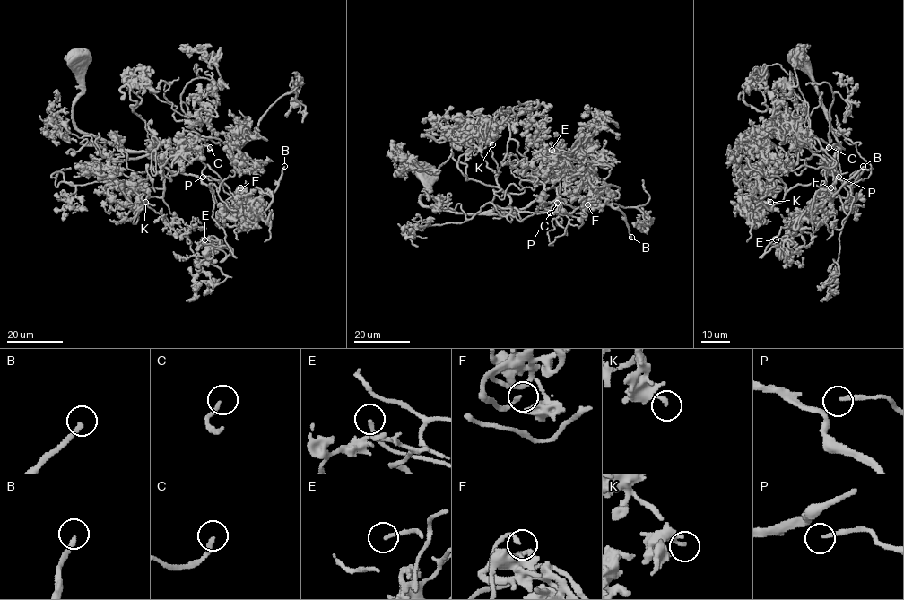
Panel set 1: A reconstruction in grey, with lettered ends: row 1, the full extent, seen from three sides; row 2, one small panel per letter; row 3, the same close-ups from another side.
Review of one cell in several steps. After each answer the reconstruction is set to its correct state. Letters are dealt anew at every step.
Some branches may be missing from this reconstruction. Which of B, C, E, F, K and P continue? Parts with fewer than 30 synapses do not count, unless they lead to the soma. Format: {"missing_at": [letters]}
{"missing_at": []}

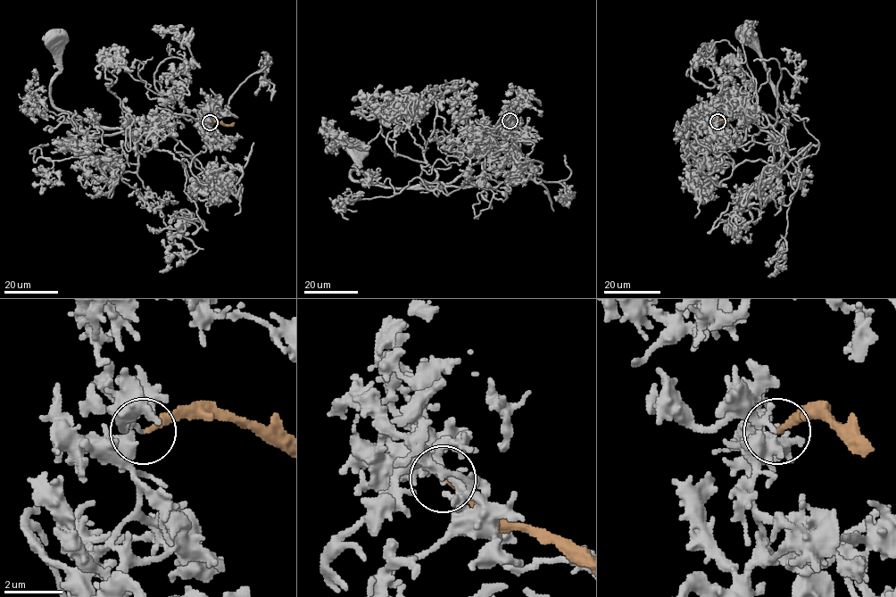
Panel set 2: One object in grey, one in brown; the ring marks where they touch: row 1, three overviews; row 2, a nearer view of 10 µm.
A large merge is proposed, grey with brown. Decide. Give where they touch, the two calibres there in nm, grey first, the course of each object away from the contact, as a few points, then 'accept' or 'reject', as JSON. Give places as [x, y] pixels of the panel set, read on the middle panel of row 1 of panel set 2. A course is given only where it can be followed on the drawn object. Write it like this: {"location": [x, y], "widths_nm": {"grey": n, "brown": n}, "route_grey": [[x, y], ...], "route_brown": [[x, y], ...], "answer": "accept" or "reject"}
{"location": [510, 120], "widths_nm": {"grey": 130, "brown": 180}, "route_grey": [[510, 121], [501, 126], [509, 131], [505, 116], [490, 136], [485, 177], [473, 185], [355, 181], [355, 150]], "route_brown": [[510, 121], [525, 129], [534, 126]], "answer": "reject"}

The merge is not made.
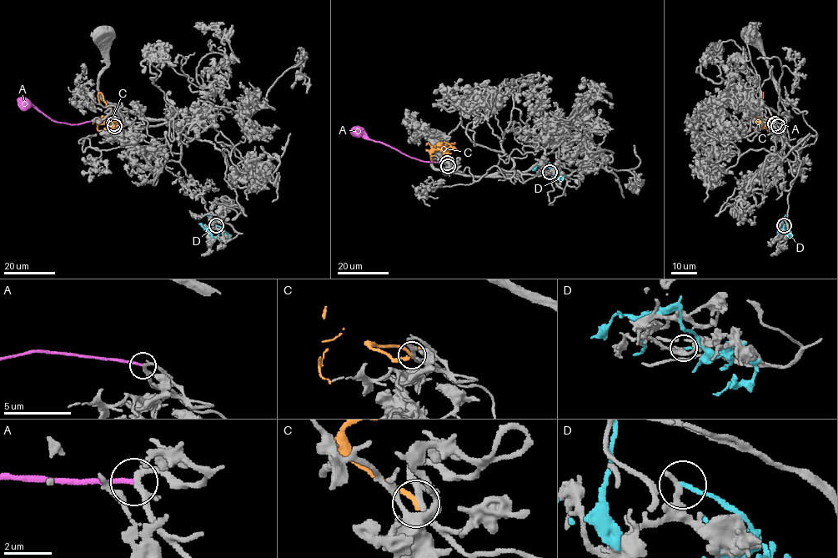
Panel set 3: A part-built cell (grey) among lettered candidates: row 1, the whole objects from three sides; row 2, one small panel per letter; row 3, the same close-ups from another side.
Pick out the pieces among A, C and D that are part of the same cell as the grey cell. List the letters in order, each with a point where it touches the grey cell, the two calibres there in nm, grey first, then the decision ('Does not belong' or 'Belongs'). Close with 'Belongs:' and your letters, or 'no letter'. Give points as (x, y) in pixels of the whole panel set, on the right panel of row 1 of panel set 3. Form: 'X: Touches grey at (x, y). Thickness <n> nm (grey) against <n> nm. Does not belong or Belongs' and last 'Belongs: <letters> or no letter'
A: Touches grey at (775, 123). Thickness 220 nm (grey) against 200 nm. Does not belong
C: Touches grey at (778, 126). Thickness 260 nm (grey) against 240 nm. Does not belong
D: Touches grey at (784, 225). Thickness 320 nm (grey) against 180 nm. Does not belong
Belongs: no letter

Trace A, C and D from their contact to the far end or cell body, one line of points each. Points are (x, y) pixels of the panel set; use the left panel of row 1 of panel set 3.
A: (113, 123), (89, 121), (72, 124), (57, 123), (32, 104), (17, 102)
C: (114, 126), (104, 123), (109, 115), (109, 108), (102, 94), (97, 92)
D: (216, 225), (223, 231), (215, 238), (208, 228), (207, 214)

